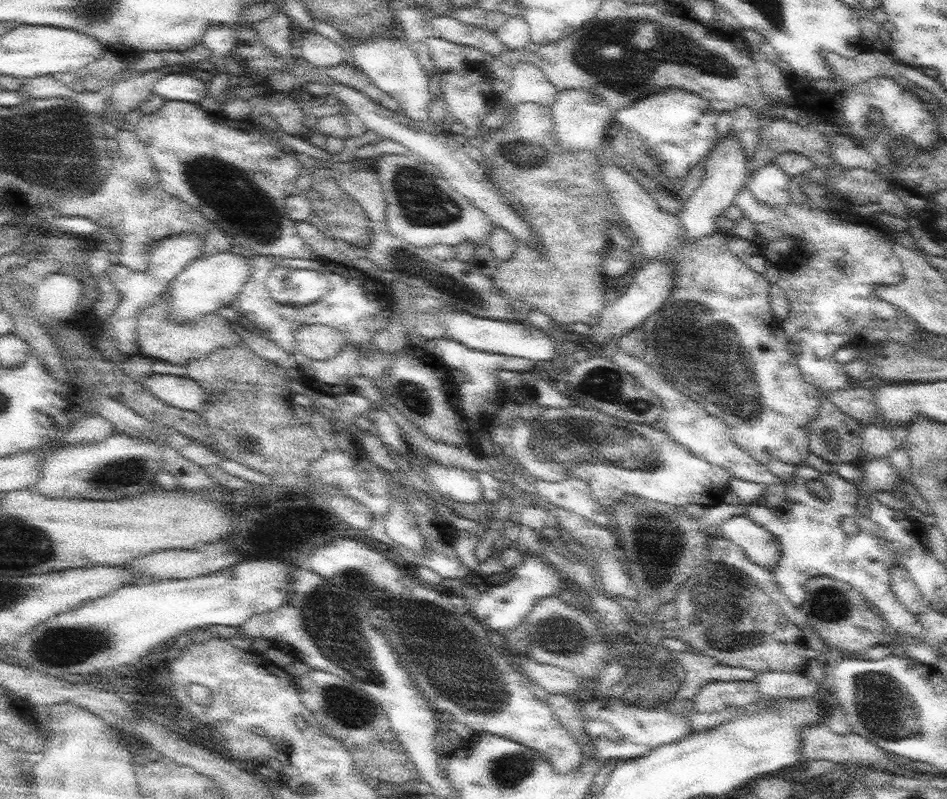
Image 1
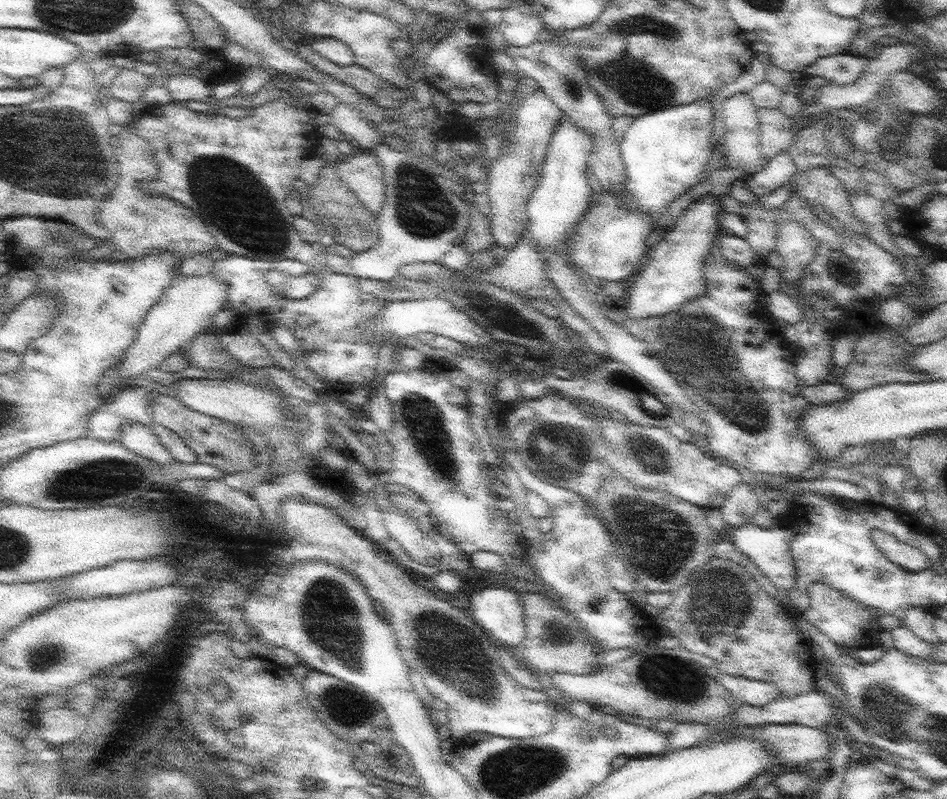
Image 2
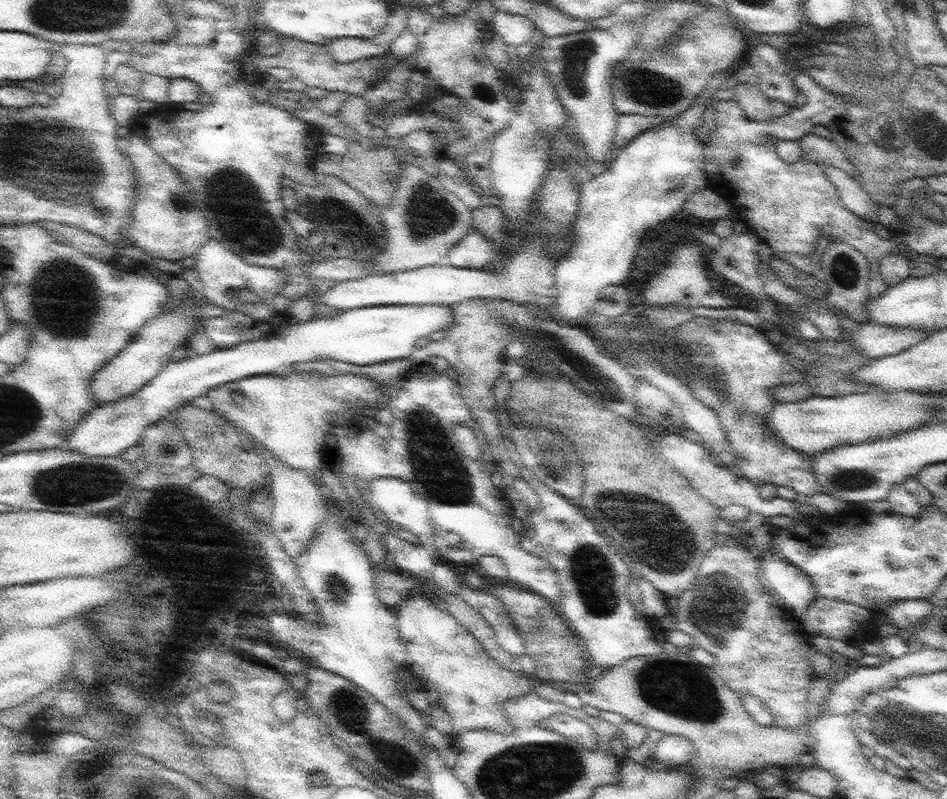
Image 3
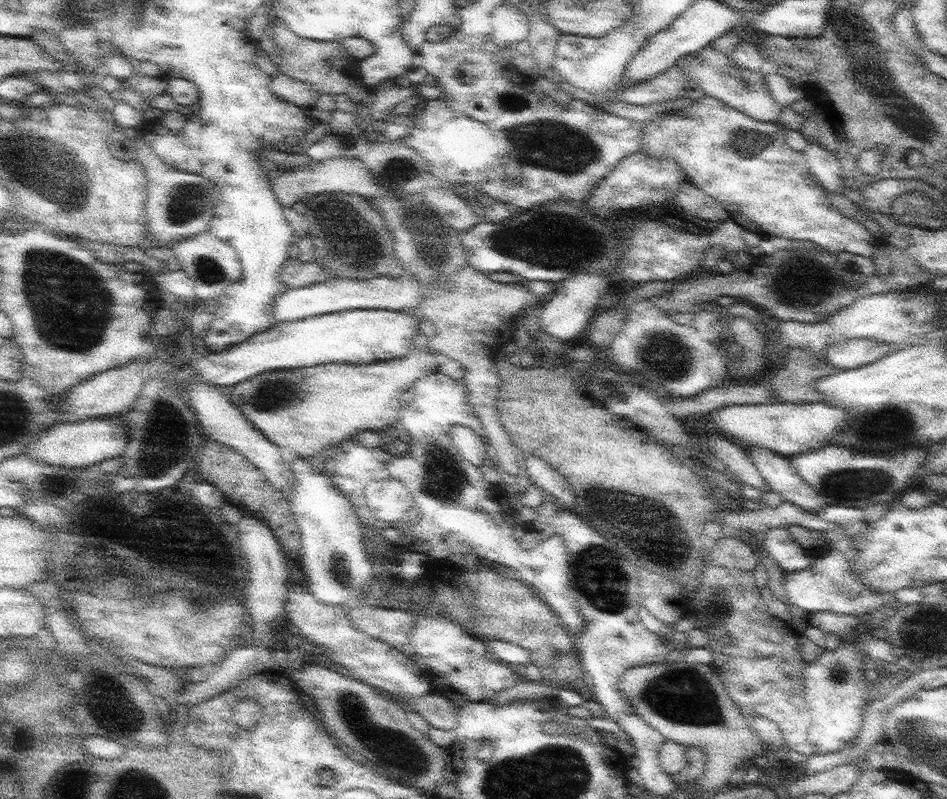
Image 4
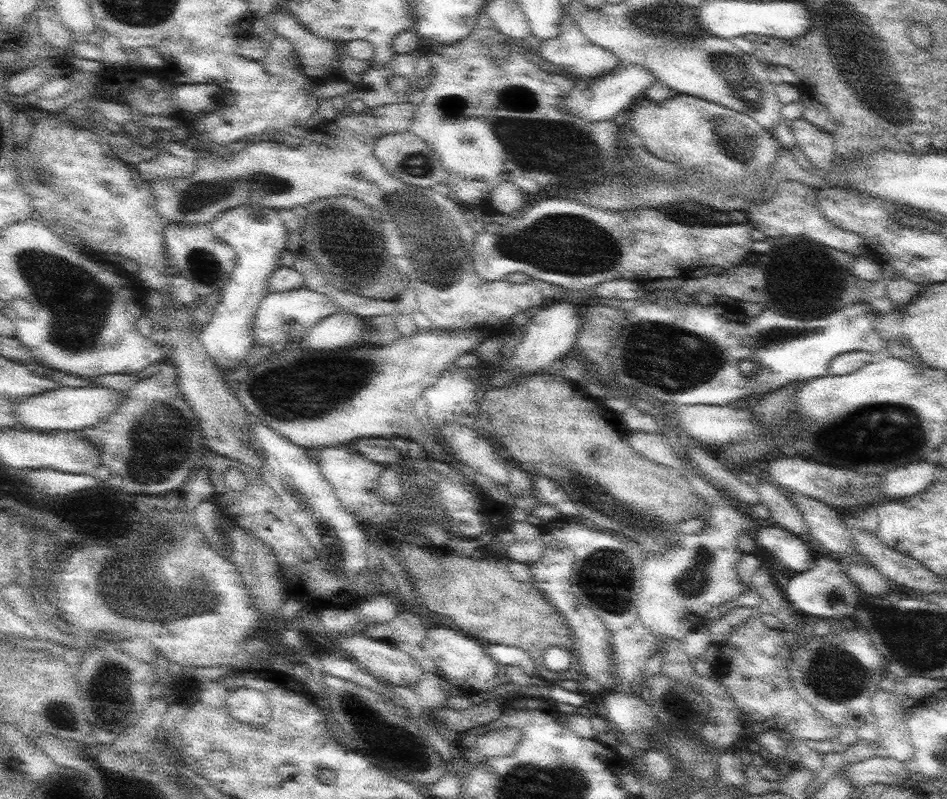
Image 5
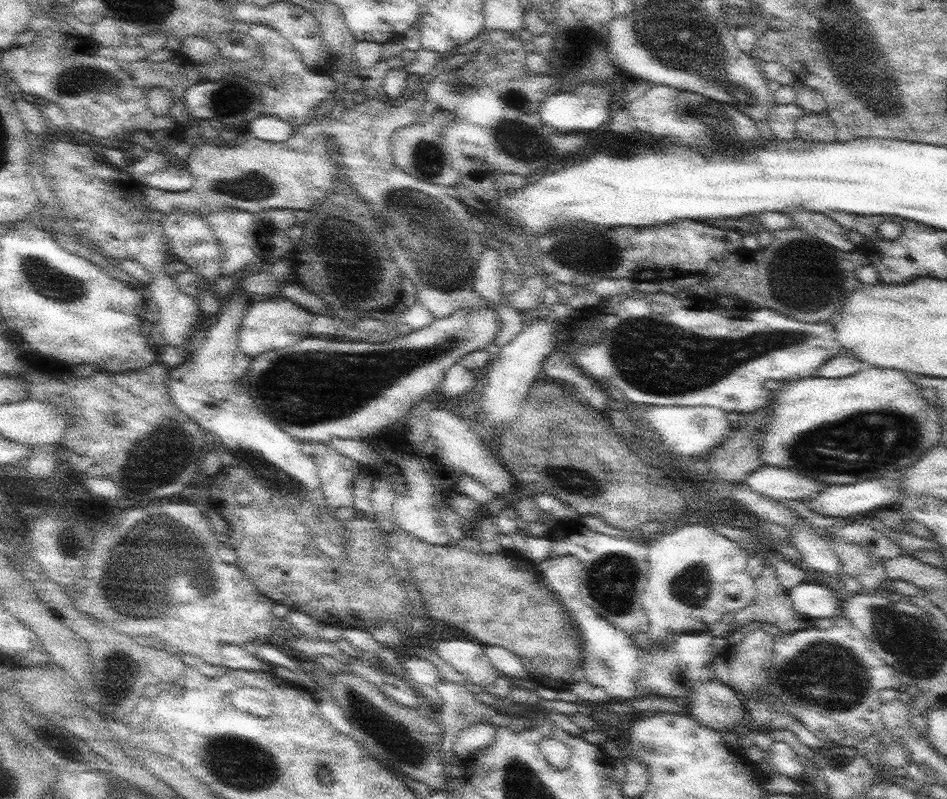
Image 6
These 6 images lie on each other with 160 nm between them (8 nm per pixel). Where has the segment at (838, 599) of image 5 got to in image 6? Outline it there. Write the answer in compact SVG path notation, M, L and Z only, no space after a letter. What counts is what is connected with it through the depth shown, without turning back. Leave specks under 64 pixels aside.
M803 581L789 591L788 598L793 602L793 607L810 620L830 618L842 614L843 603L838 600L835 590L822 584L822 582Z

